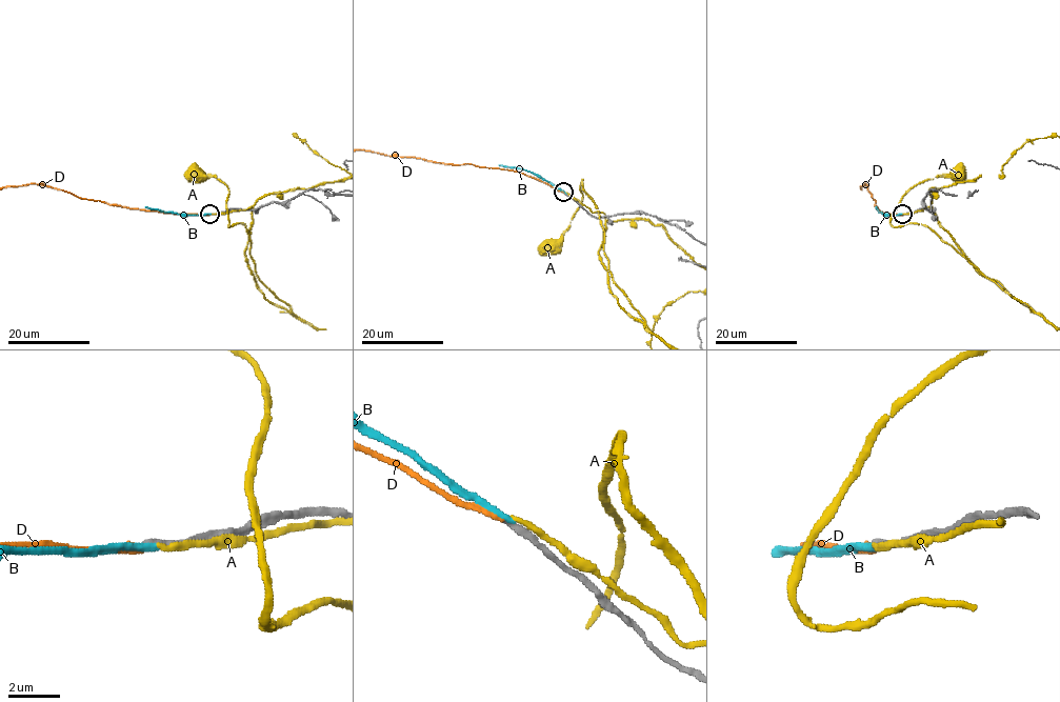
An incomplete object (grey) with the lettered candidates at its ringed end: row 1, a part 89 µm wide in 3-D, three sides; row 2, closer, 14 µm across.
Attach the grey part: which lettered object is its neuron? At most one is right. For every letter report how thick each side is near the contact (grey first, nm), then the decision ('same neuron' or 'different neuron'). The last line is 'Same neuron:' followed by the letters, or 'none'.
A: calibres 340 and 320 nm; different neuron
B: calibres 280 and 280 nm; different neuron
D: calibres 280 and 240 nm; different neuron
Same neuron: none

